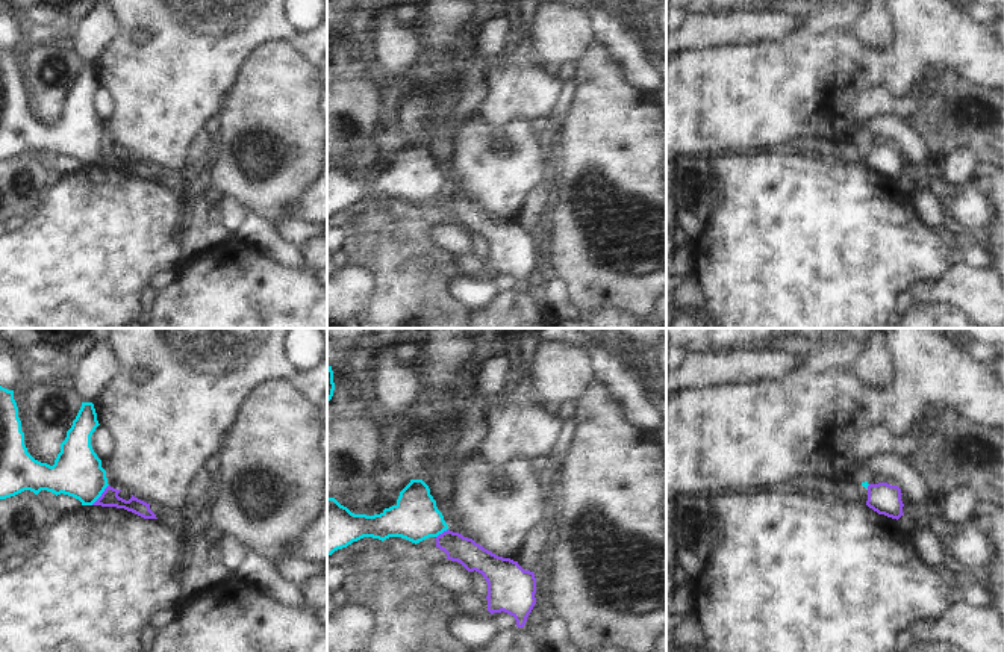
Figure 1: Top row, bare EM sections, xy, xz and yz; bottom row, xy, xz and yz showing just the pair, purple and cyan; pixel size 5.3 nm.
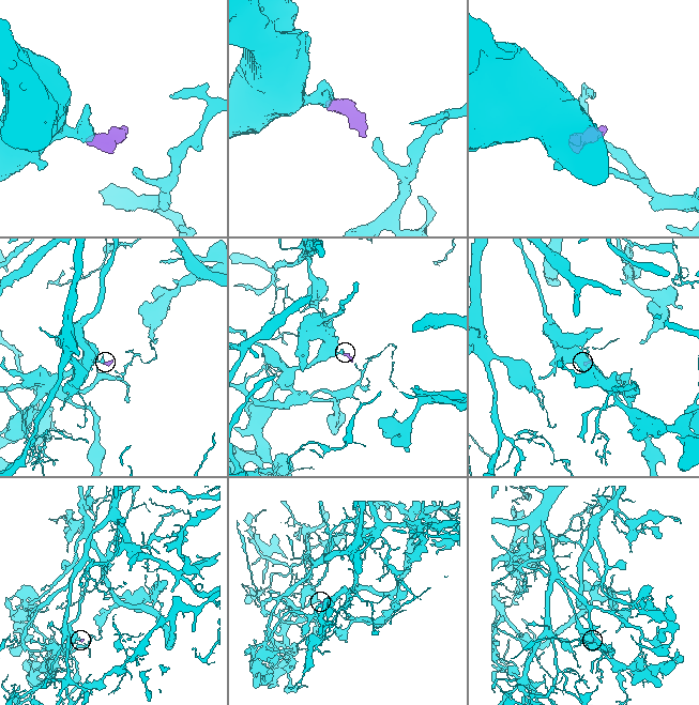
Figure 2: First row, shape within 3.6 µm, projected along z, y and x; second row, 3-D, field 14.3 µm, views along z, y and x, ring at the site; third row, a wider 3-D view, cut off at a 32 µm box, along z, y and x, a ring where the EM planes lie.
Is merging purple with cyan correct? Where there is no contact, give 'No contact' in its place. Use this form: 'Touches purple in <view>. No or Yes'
Touches purple in xy. No

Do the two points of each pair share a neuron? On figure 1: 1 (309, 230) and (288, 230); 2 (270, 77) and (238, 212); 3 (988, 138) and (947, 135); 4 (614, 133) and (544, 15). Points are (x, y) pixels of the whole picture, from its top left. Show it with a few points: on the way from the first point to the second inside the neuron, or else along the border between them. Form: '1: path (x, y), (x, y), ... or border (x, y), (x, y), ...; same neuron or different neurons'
1: path (305, 230), (293, 230); same neuron
2: border (224, 195), (235, 197), (249, 211); different neurons
3: path (977, 135), (957, 135); same neuron
4: border (595, 44), (574, 61); different neurons

